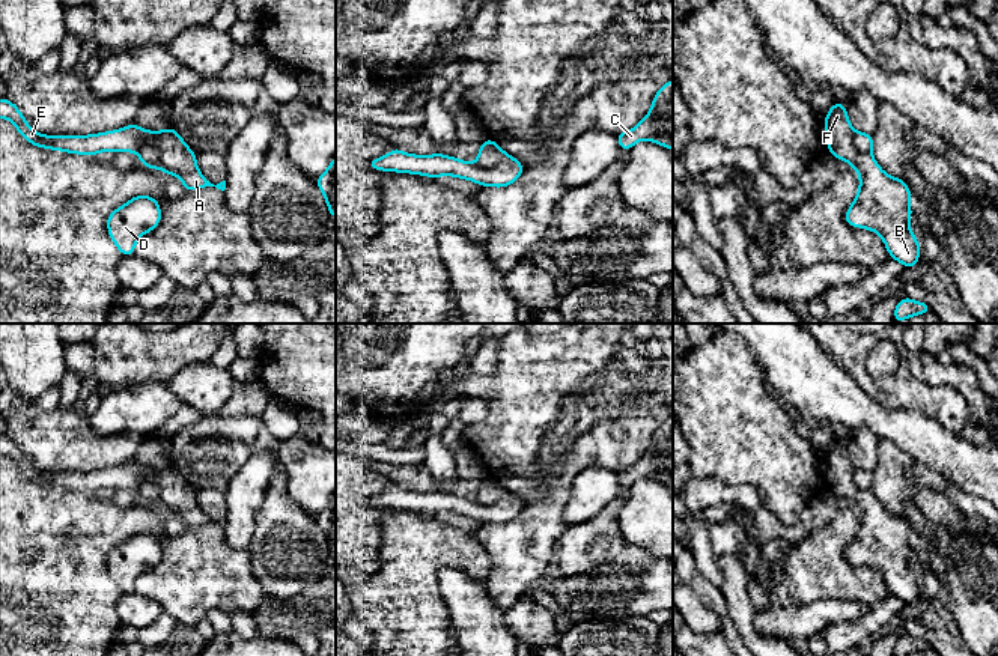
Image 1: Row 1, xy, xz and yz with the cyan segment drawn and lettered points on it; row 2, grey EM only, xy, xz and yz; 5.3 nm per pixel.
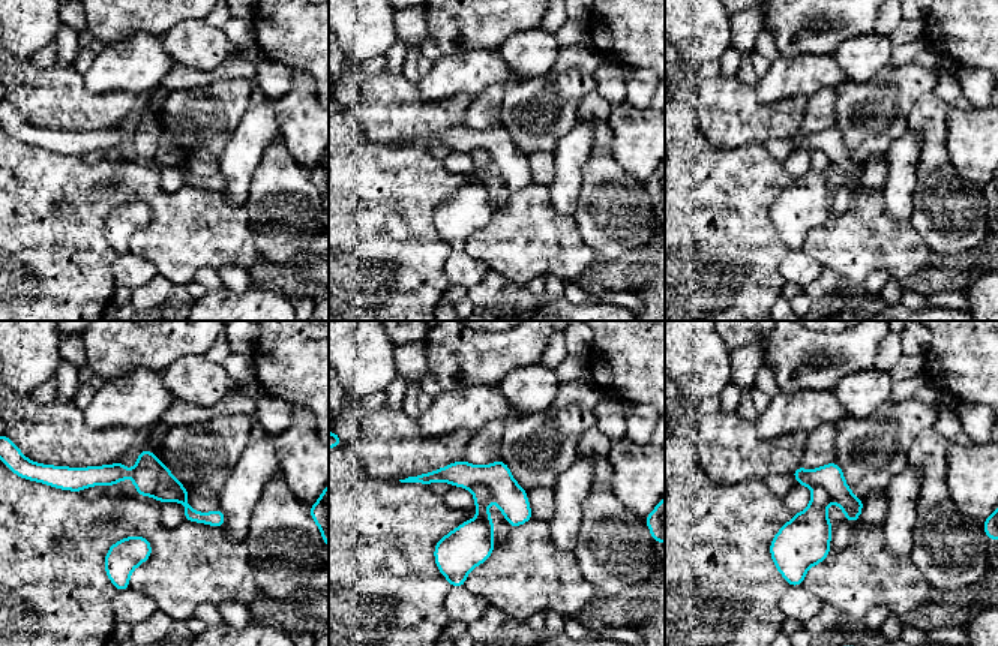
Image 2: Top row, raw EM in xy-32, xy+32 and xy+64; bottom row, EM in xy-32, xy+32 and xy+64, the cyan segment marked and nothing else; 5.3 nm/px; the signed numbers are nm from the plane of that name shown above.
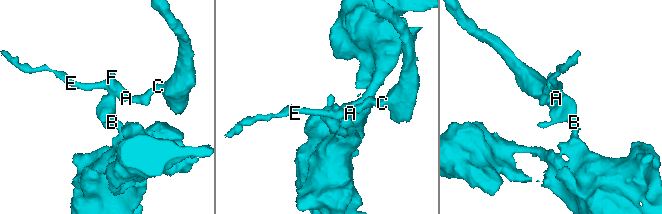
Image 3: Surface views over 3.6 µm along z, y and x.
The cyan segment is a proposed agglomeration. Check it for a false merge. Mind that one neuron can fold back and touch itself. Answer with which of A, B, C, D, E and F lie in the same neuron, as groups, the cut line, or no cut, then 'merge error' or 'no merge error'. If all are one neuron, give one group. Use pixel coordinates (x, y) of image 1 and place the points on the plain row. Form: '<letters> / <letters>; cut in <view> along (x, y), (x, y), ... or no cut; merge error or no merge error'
A C E / B D F; cut in xy along (146, 479), (151, 479), (158, 486), (160, 504); merge error

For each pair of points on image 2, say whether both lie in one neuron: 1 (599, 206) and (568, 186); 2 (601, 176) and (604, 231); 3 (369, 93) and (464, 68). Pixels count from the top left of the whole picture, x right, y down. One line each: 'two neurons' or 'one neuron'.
1: two neurons
2: one neuron
3: two neurons

